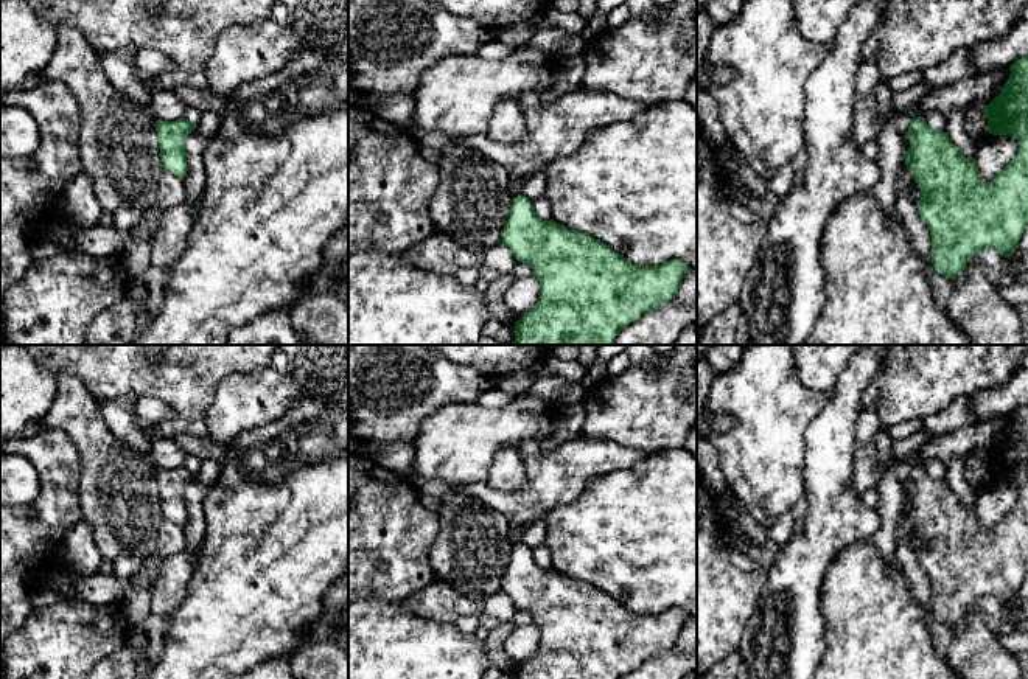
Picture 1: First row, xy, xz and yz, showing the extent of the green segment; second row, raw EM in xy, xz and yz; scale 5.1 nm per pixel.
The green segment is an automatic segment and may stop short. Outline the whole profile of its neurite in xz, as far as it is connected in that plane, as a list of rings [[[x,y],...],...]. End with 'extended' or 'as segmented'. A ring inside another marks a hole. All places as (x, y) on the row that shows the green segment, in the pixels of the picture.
[[[512,197],[510,214],[501,242],[519,263],[532,267],[540,281],[537,306],[515,323],[518,345],[614,345],[617,333],[647,311],[677,298],[691,267],[681,259],[658,266],[631,264],[594,236],[540,219],[532,200]]]; as segmented

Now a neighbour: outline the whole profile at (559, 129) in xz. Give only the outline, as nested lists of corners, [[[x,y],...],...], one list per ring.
[[[580,87],[547,106],[526,109],[527,129],[519,141],[495,143],[487,134],[465,135],[457,141],[502,165],[509,172],[509,191],[516,197],[524,183],[547,163],[577,154],[594,131],[616,121],[628,121],[652,106]]]

